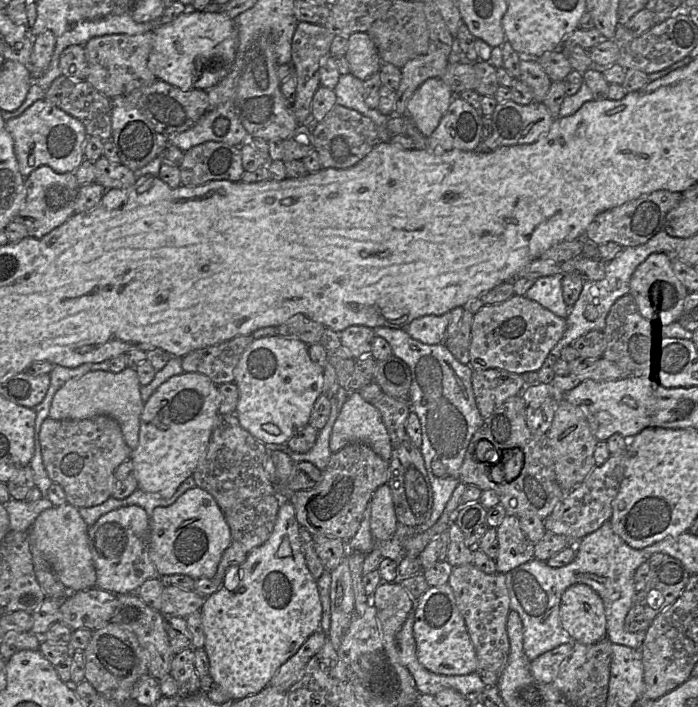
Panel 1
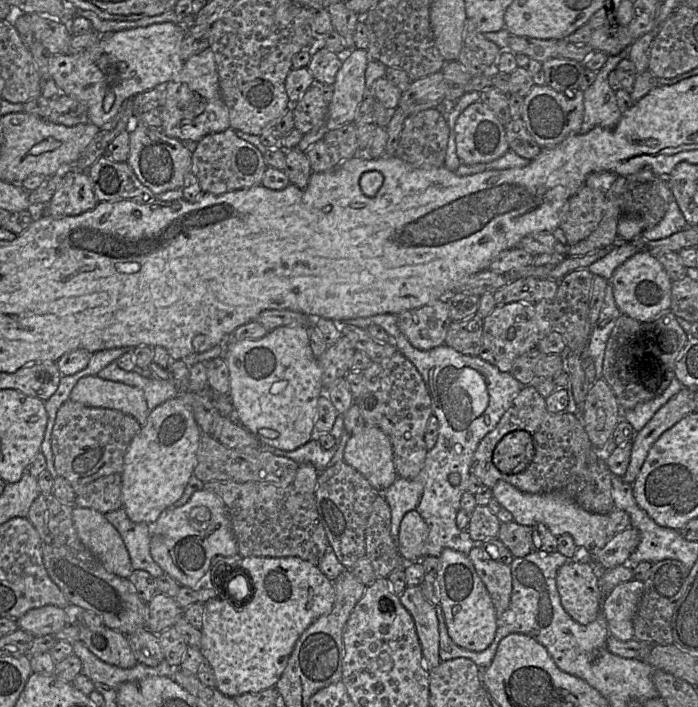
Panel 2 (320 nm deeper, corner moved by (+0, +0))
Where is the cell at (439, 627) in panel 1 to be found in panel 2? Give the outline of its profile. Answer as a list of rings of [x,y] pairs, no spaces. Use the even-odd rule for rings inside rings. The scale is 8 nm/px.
[[[450,548],[443,549],[436,581],[440,590],[440,603],[447,632],[460,648],[482,652],[493,642],[497,631],[497,619],[492,599],[468,558]]]

